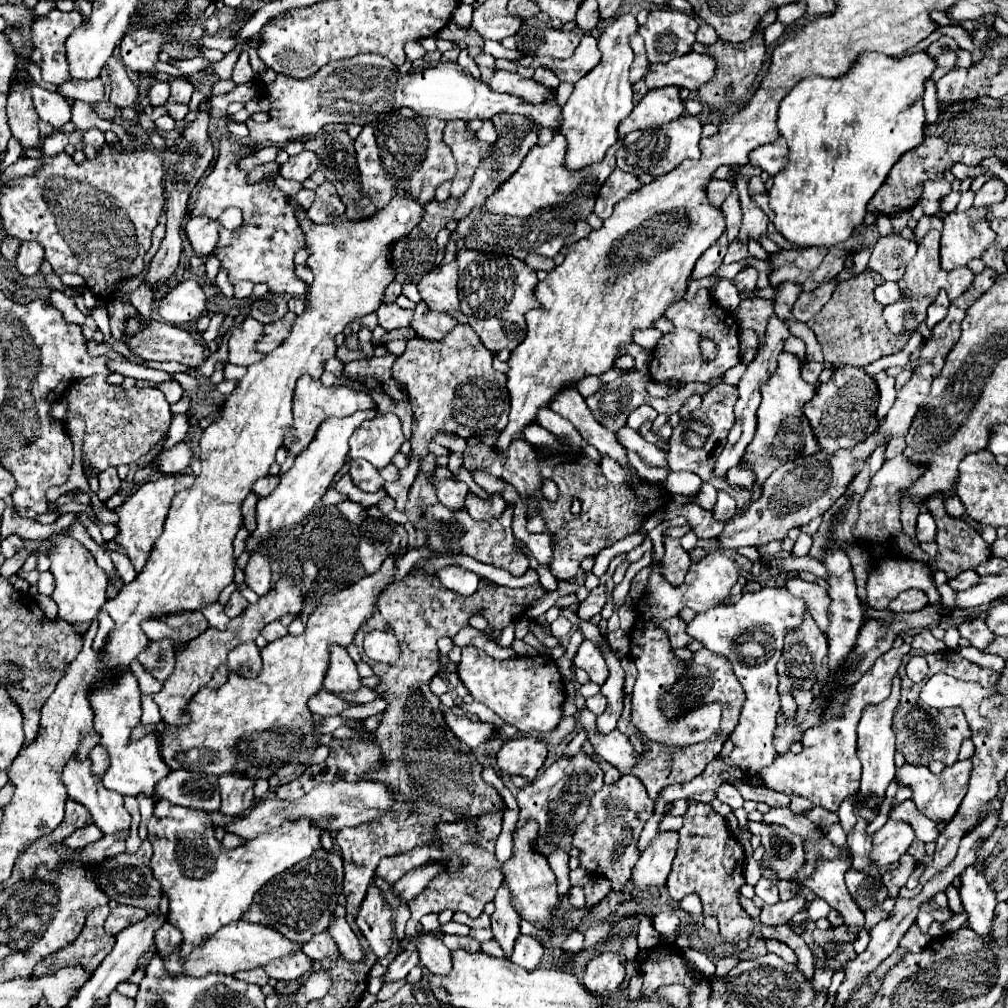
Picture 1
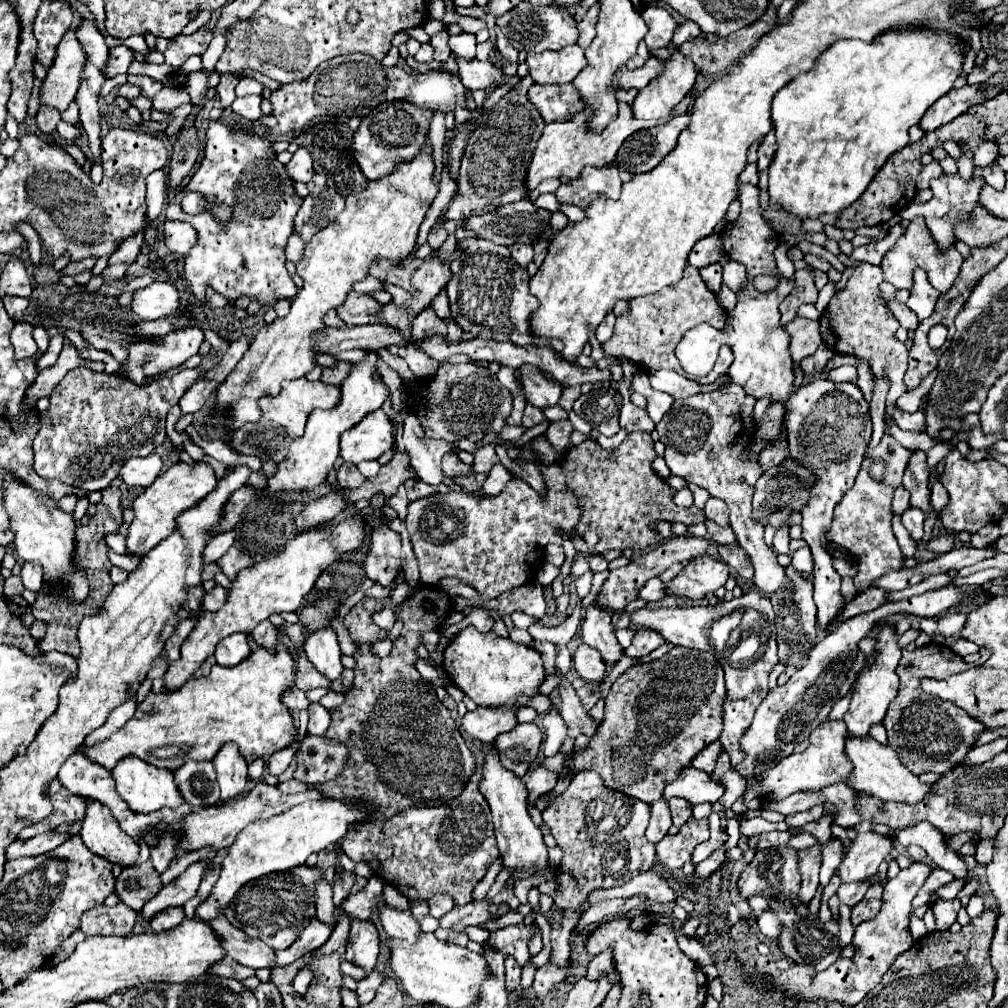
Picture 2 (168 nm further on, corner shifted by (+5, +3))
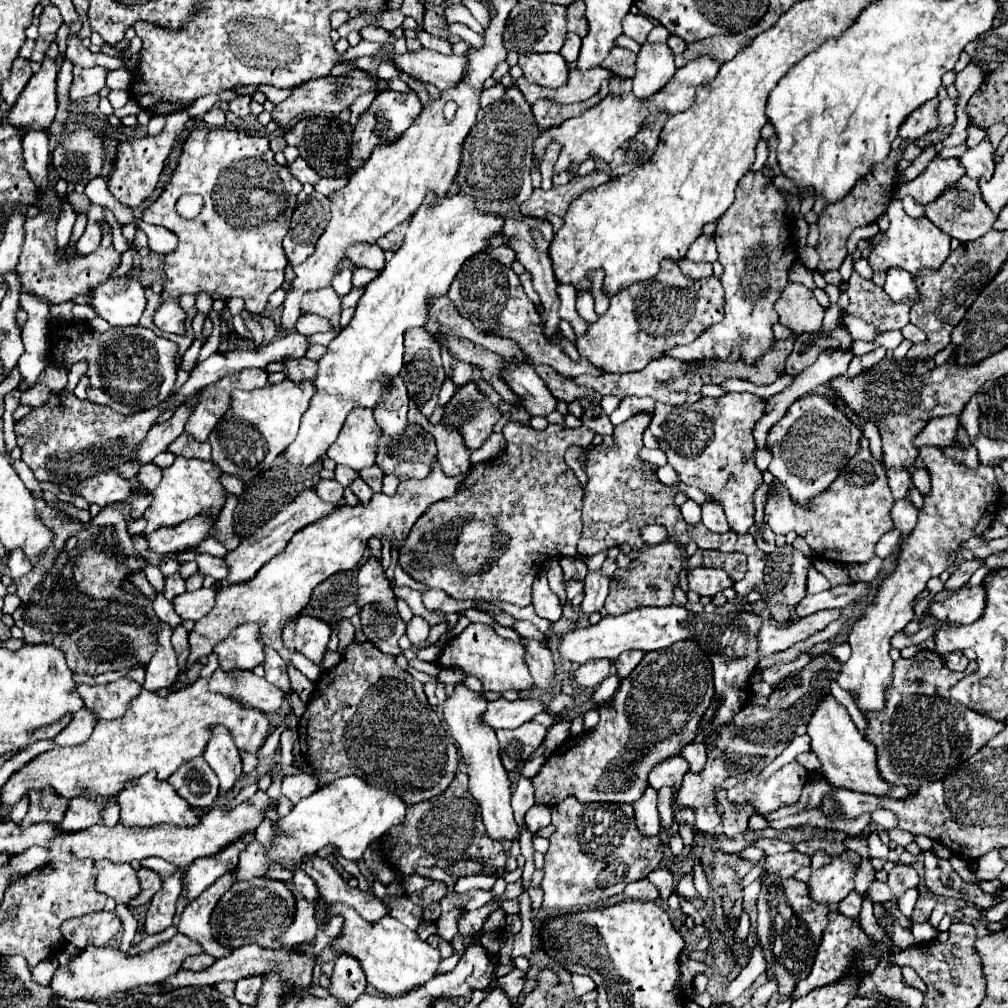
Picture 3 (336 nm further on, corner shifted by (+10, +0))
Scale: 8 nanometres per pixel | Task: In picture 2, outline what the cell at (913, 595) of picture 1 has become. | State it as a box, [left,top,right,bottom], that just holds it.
[838,588,890,622]

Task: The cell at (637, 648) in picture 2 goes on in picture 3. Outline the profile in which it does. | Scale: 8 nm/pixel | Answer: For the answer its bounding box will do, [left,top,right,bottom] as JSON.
[615,651,645,679]

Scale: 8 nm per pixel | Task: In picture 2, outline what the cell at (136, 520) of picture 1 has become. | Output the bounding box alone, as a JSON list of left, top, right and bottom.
[126,462,218,558]

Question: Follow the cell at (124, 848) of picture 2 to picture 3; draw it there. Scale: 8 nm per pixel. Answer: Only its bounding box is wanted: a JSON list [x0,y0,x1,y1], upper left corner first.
[95,861,139,907]

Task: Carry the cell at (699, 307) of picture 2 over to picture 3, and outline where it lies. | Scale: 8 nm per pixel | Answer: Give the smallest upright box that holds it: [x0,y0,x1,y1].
[575,261,723,373]

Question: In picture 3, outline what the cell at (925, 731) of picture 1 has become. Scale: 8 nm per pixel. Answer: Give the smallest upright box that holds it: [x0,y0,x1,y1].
[863,651,1005,797]

